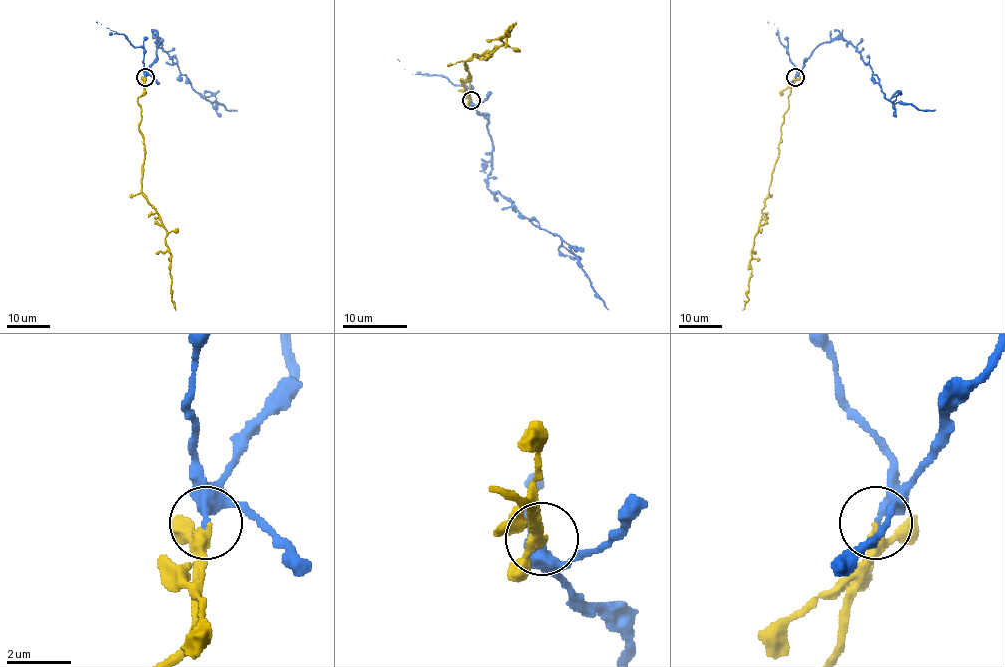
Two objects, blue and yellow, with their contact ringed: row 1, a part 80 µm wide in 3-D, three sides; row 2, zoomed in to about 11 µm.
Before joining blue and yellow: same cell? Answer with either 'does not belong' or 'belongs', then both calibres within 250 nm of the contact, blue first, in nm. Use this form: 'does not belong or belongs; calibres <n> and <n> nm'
belongs; calibres 380 and 280 nm

